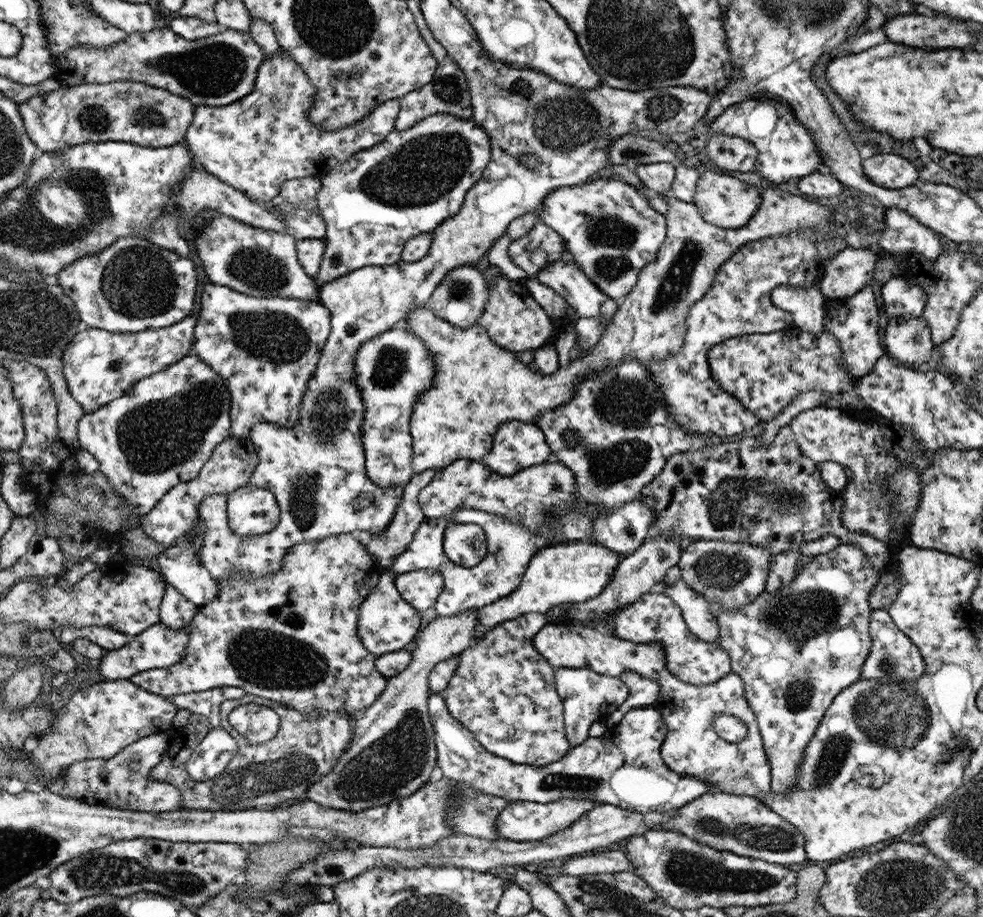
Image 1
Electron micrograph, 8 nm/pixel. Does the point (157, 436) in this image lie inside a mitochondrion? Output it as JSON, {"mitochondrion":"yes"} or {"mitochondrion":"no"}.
{"mitochondrion":"yes"}

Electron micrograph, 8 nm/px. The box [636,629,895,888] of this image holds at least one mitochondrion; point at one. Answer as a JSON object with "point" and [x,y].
{"point":[771,837]}

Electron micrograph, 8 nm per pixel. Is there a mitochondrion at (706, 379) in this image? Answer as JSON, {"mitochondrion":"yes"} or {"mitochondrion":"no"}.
{"mitochondrion":"no"}

